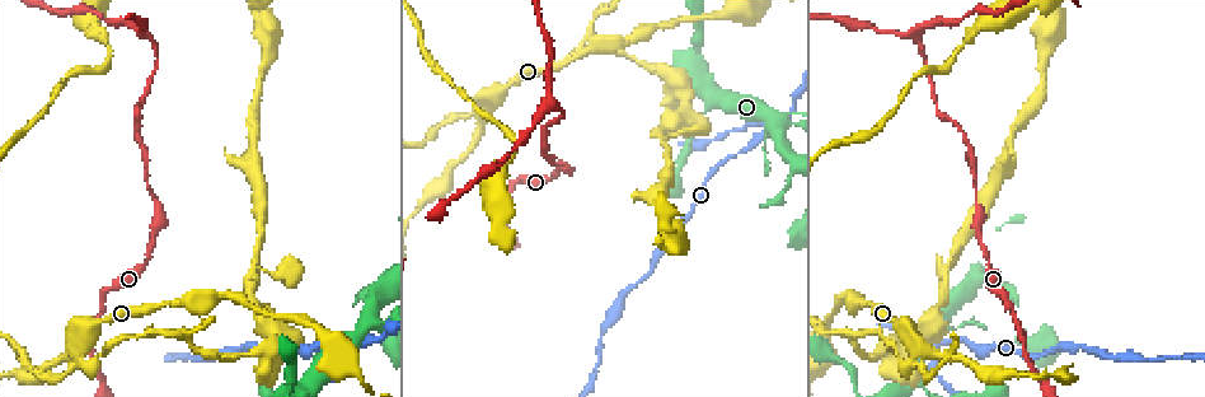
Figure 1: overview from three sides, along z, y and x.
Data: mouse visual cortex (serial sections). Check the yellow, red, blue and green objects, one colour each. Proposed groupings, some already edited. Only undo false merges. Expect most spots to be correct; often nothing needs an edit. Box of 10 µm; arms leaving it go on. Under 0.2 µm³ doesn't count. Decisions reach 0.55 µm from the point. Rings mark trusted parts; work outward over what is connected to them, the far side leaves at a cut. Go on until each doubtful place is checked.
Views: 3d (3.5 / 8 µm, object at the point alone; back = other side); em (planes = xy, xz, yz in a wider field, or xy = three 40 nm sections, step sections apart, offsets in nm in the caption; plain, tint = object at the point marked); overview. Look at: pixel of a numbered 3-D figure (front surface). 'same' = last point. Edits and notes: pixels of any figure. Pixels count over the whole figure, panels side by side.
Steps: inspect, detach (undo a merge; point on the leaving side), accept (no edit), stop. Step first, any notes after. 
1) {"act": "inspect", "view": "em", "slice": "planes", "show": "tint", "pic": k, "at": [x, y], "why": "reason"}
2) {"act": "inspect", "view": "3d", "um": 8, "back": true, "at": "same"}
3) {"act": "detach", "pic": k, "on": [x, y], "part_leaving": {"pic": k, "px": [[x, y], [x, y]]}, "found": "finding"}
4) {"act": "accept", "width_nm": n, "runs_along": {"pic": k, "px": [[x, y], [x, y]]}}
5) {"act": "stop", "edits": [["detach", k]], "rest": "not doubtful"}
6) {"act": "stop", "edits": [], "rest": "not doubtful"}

{"act": "inspect", "view": "3d", "um": 3.5, "pic": 1, "at": [83, 345], "why": "four or more arms meet"}

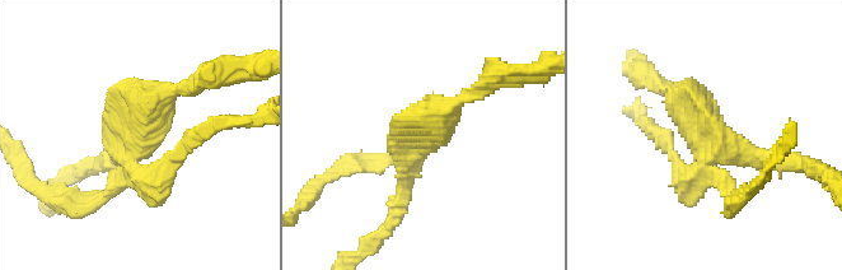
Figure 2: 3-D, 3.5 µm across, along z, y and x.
{"act": "inspect", "view": "em", "slice": "xy", "step": 2, "show": "plain", "pic": 2, "at": [419, 134], "arms": 4, "arm_widths_nm": [200, 200, 200, 200]}

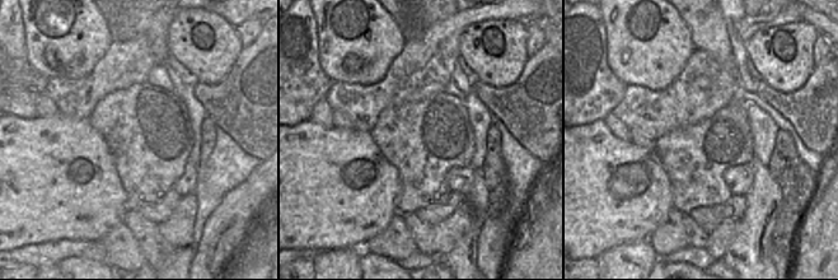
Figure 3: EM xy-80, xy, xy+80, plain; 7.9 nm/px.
{"act": "inspect", "view": "em", "slice": "xy", "step": 2, "show": "tint", "at": "same", "why": "with the object marked"}

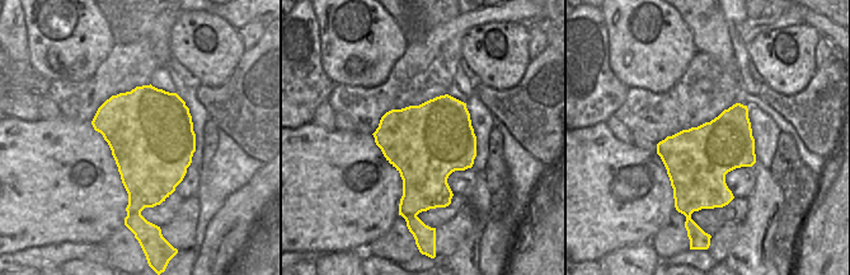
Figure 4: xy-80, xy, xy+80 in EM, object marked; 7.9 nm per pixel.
{"act": "accept", "runs_along": {"pic": 2, "px": [[186, 88], [135, 127], [135, 175], [167, 158]]}, "found": "continuous, no second cell"}

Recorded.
{"act": "inspect", "view": "3d", "um": 8, "pic": 1, "at": [182, 336], "why": "sharp bend"}

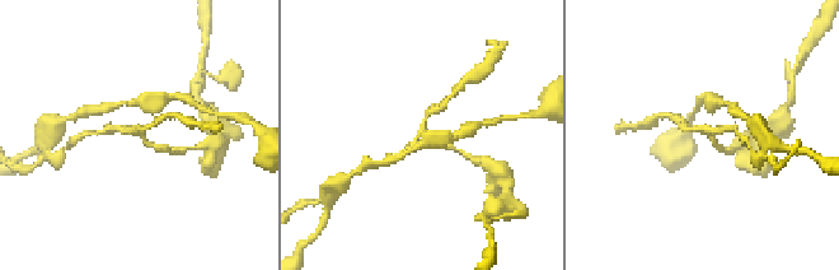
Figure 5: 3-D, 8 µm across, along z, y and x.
{"act": "inspect", "view": "3d", "um": 3.5, "at": "same"}

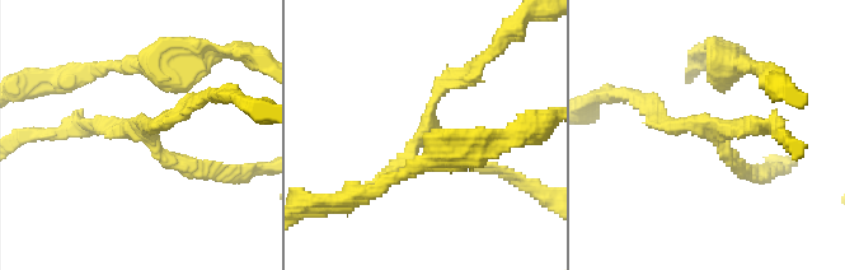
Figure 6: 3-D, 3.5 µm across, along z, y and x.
{"act": "inspect", "view": "em", "slice": "xy", "step": 5, "show": "tint", "pic": 6, "at": [145, 128], "arms": 3, "arm_widths_nm": [200, 200, 200]}

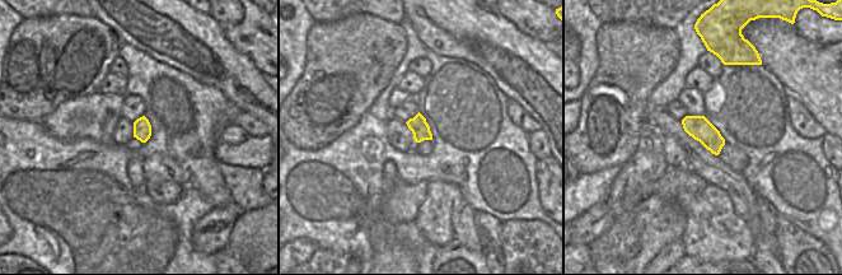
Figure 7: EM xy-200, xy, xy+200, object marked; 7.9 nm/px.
{"act": "accept", "runs_along": {"pic": 6, "px": [[80, 124], [142, 127], [201, 175]]}, "found": "continuous, no second cell"}

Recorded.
{"act": "inspect", "view": "3d", "um": 3.5, "back": true, "pic": 1, "at": [941, 344], "why": "side arm on a straight run"}

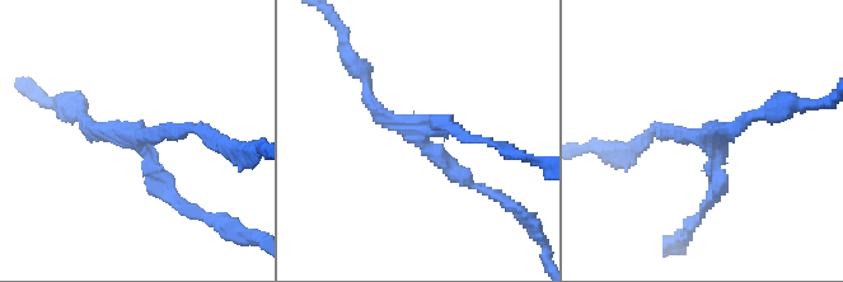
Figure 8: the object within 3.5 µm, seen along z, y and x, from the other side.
{"act": "inspect", "view": "em", "slice": "planes", "show": "tint", "pic": 8, "at": [422, 139], "arms": 3, "arm_widths_nm": [150, 200, 200]}

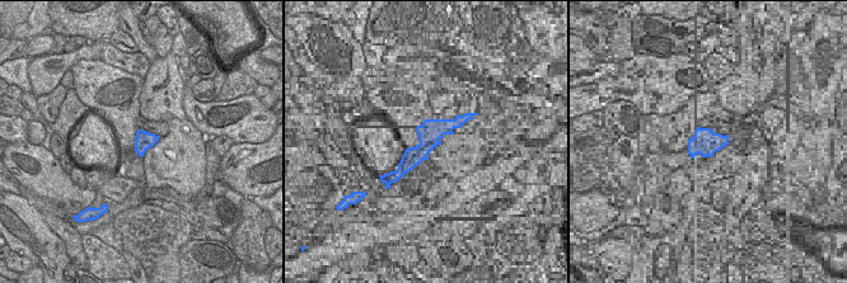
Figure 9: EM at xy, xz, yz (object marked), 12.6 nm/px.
{"act": "detach", "pic": 8, "on": [455, 131], "part_leaving": {"pic": 8, "px": [[439, 126], [446, 122], [529, 159]]}, "found": "two cells meet here"}

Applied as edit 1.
{"act": "inspect", "view": "3d", "um": 3.5, "back": true, "pic": 1, "at": [553, 107], "why": "branch point"}

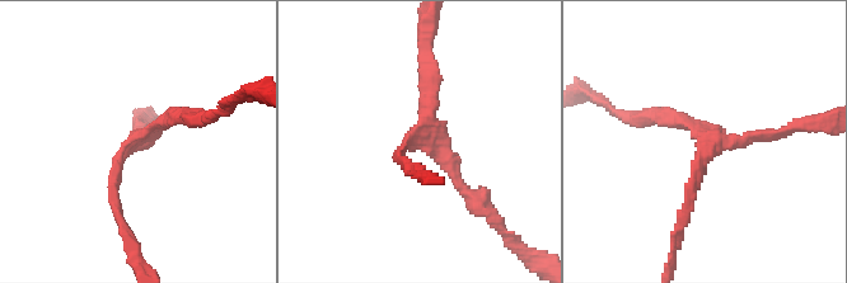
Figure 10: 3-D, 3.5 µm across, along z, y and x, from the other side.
{"act": "inspect", "view": "em", "slice": "planes", "show": "plain", "pic": 10, "at": [418, 136], "arms": 3, "arm_widths_nm": [150, 200, 200]}

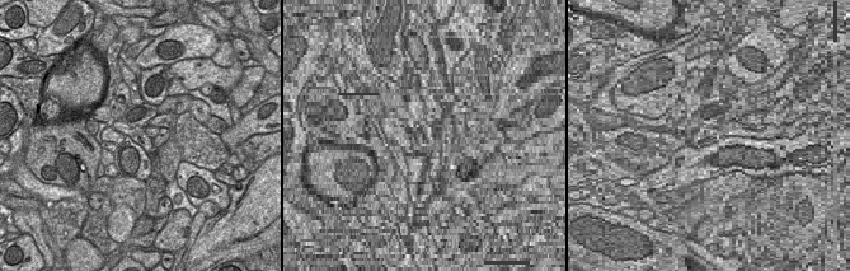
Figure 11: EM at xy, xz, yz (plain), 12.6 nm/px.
{"act": "inspect", "view": "em", "slice": "planes", "show": "tint", "at": "same"}

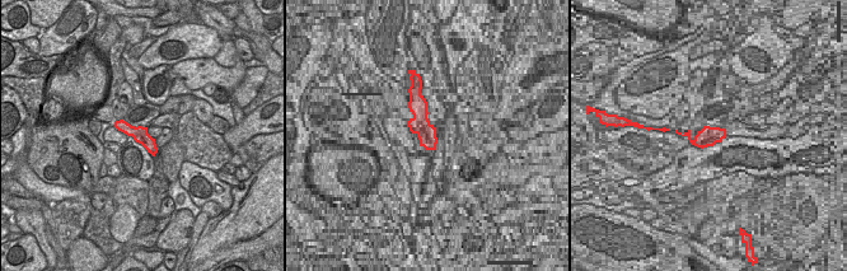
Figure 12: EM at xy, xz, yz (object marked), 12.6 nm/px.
{"act": "accept", "runs_along": {"pic": 12, "px": [[118, 124], [136, 132], [153, 150]]}, "found": "all the same cell"}

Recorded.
{"act": "stop", "edits": [["detach", 8]], "rest": "not doubtful"}

